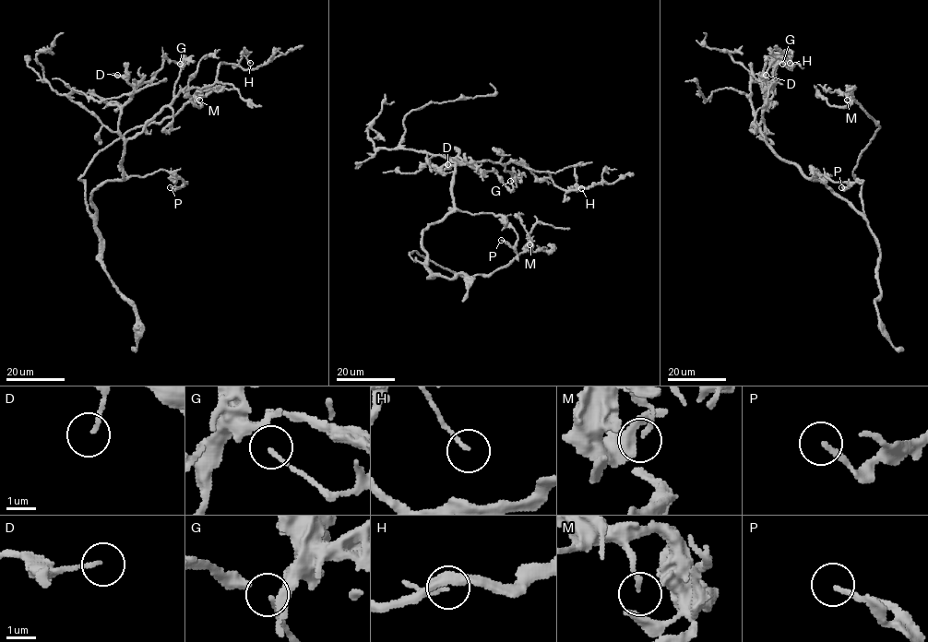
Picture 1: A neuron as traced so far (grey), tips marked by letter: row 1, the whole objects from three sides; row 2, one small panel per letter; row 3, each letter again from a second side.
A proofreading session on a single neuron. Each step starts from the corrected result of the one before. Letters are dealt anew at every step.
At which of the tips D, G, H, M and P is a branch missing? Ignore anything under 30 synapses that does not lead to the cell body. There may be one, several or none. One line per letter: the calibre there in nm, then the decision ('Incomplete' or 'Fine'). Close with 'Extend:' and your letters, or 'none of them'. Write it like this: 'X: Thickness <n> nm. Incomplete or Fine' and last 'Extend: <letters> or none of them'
D: Thickness 130 nm. Fine
G: Thickness 80 nm. Fine
H: Thickness 110 nm. Fine
M: Thickness 130 nm. Fine
P: Thickness 160 nm. Fine
Extend: none of them

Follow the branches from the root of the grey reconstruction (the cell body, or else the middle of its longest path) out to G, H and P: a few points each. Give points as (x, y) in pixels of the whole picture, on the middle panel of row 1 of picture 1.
G: (430, 224), (442, 220), (454, 209), (454, 163), (449, 158), (481, 172), (493, 170), (511, 191), (510, 181)
H: (430, 224), (454, 209), (452, 179), (458, 165), (516, 161), (547, 172), (562, 189), (581, 188)
P: (430, 224), (456, 209), (493, 213), (517, 233), (517, 243), (512, 247), (501, 240)

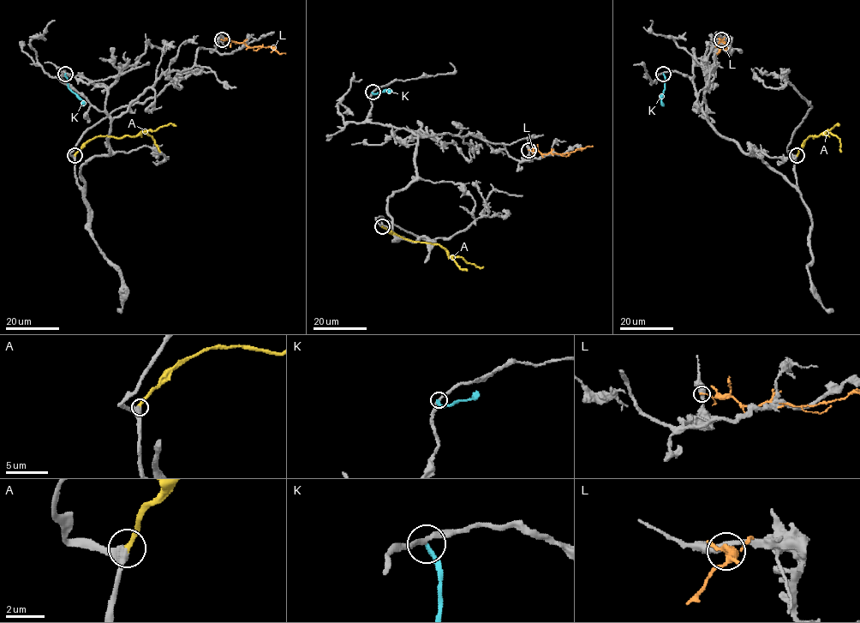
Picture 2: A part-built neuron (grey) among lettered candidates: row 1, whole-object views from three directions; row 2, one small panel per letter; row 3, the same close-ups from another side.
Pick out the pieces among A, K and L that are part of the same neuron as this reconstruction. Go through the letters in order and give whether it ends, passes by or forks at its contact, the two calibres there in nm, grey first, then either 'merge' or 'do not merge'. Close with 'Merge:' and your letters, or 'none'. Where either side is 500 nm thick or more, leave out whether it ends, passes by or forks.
A: it ends there; 360 nm thick on the grey side, 260 nm on the other; merge
K: it ends there; 260 nm thick on the grey side, 260 nm on the other; do not merge
L: it ends there; 400 nm thick on the grey side, 130 nm on the other; do not merge
Merge: A

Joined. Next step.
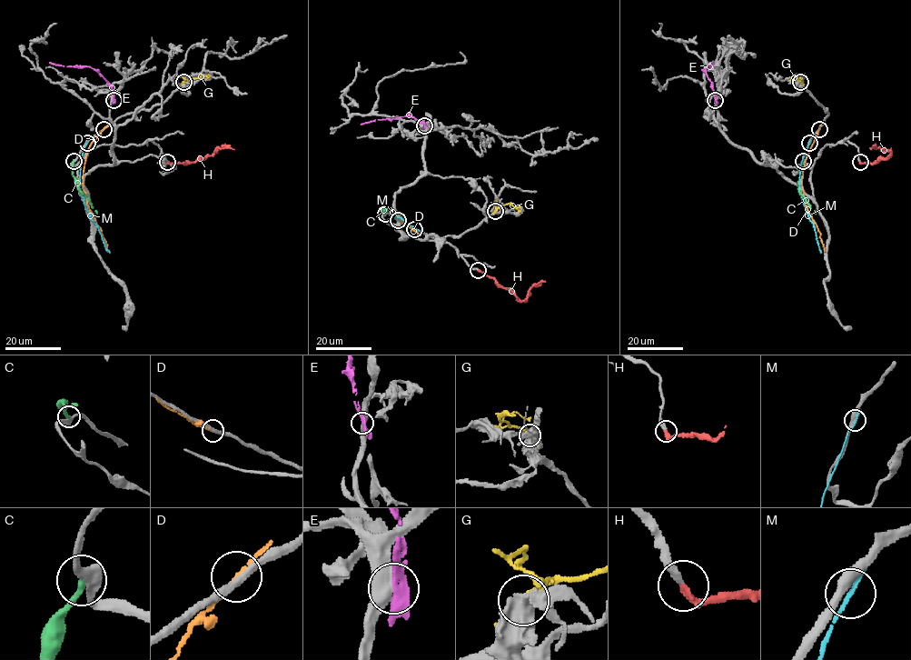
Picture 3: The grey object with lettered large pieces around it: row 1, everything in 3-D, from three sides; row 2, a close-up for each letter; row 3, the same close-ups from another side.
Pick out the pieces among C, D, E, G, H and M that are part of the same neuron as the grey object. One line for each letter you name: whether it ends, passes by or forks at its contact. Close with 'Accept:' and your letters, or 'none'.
H: it ends there
Accept: H

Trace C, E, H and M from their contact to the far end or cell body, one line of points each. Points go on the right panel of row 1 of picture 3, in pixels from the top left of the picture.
C: (803, 161), (799, 193), (816, 214)
E: (715, 99), (706, 68), (714, 62)
H: (860, 162), (873, 164), (890, 155), (889, 151), (879, 147), (870, 149)
M: (809, 143), (801, 163), (800, 194), (821, 253)

